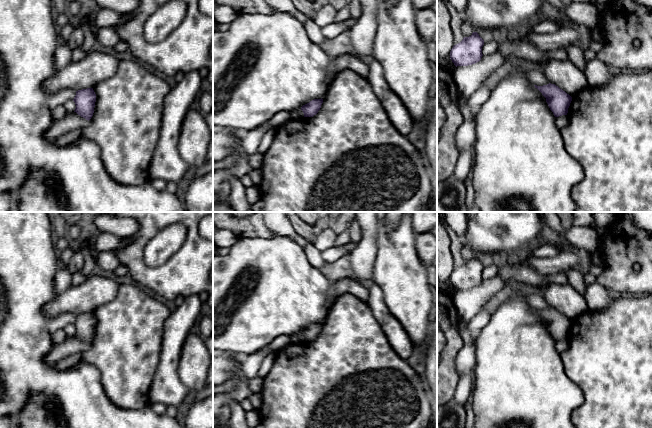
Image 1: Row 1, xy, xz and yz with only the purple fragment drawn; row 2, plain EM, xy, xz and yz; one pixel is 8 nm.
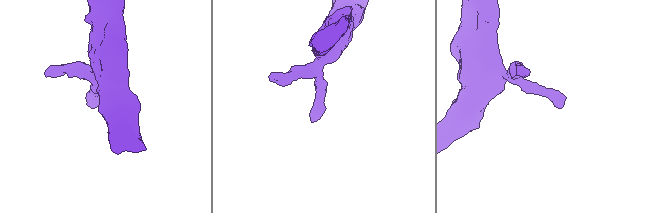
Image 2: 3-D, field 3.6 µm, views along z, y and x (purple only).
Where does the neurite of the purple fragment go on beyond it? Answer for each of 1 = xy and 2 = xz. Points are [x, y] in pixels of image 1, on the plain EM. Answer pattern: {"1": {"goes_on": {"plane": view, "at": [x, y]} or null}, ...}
{"1": {"goes_on": null}, "2": {"goes_on": null}}

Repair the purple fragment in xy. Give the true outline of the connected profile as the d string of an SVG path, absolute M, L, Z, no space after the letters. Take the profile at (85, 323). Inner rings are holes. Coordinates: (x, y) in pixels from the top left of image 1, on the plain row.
M93 312L76 315L73 325L76 329L74 336L89 345L93 340L96 326L96 318Z

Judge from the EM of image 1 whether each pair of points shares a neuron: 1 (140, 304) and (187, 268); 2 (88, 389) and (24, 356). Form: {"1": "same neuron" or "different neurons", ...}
{"1": "different neurons", "2": "same neuron"}

